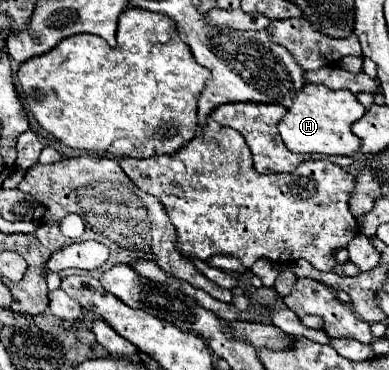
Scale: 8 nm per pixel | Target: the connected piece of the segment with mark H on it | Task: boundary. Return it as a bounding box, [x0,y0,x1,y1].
[278,84,364,156]

